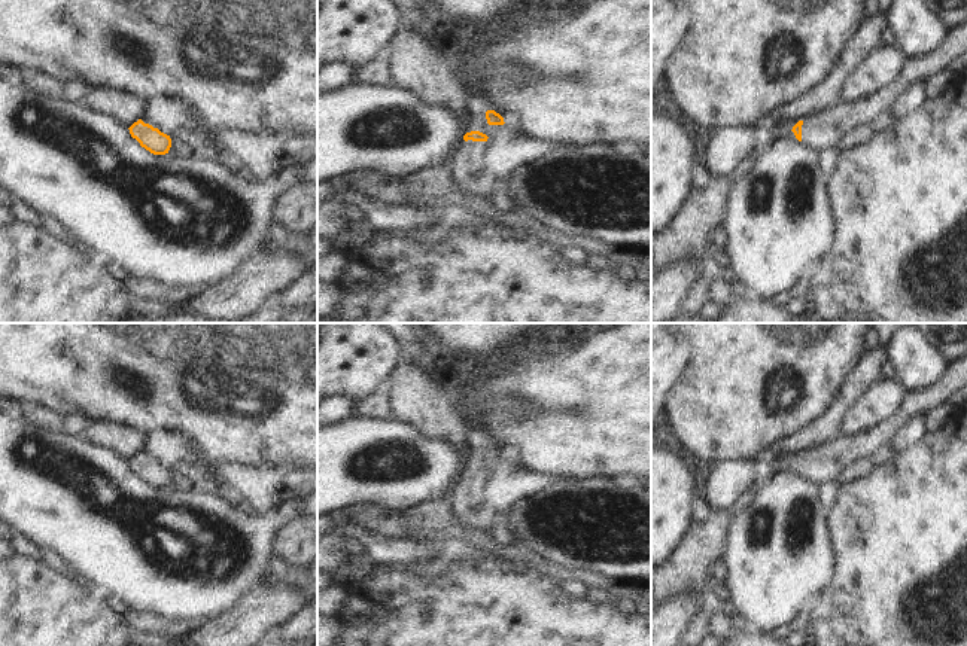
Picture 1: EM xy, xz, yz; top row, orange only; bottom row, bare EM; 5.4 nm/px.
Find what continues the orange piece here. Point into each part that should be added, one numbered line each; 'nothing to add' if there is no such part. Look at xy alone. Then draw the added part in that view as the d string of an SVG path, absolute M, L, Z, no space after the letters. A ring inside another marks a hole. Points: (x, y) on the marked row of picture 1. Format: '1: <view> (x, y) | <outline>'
nothing to add

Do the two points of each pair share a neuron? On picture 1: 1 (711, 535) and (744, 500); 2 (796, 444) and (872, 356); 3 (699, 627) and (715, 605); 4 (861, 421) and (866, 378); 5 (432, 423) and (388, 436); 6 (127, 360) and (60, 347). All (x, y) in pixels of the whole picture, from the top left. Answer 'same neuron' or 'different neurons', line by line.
1: same neuron
2: same neuron
3: same neuron
4: different neurons
5: different neurons
6: same neuron

